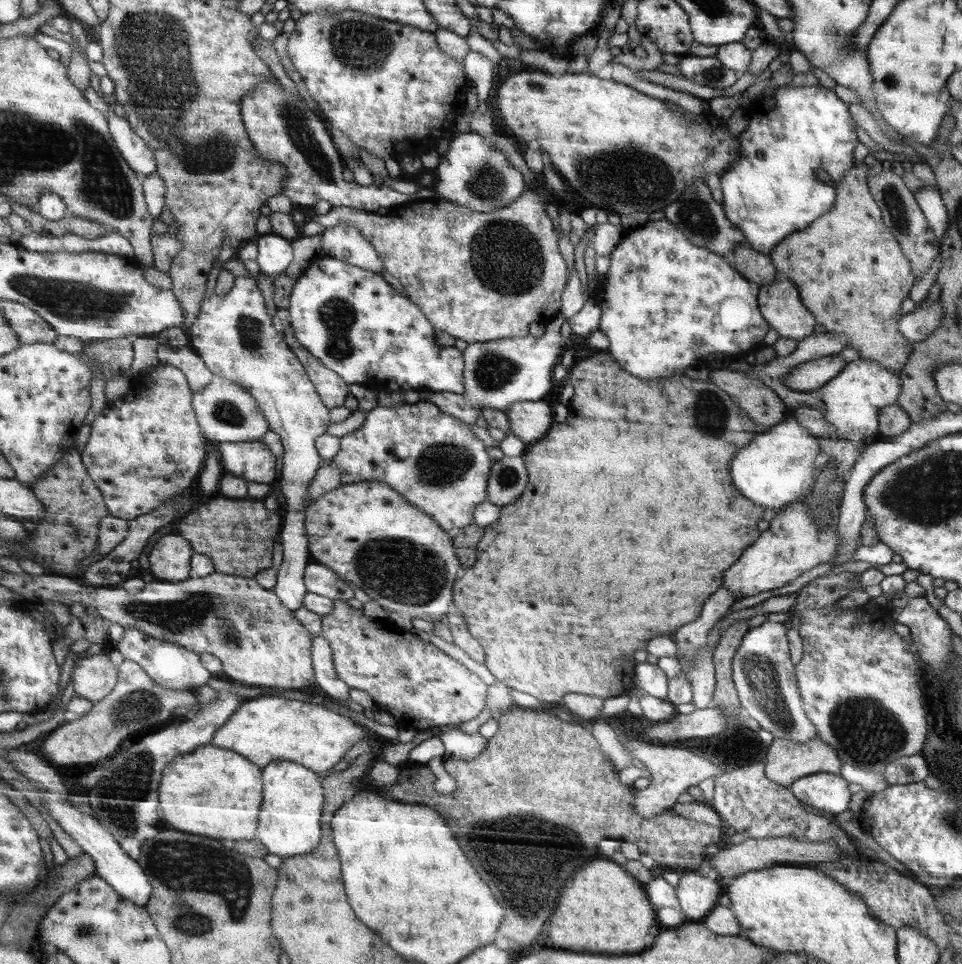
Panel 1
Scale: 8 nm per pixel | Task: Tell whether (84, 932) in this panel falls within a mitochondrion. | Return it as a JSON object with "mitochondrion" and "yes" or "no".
{"mitochondrion":"yes"}

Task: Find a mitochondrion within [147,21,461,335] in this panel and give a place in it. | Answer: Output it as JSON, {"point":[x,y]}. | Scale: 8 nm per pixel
{"point":[294,118]}

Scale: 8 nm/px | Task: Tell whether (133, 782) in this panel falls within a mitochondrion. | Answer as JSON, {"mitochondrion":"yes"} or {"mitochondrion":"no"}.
{"mitochondrion":"yes"}

